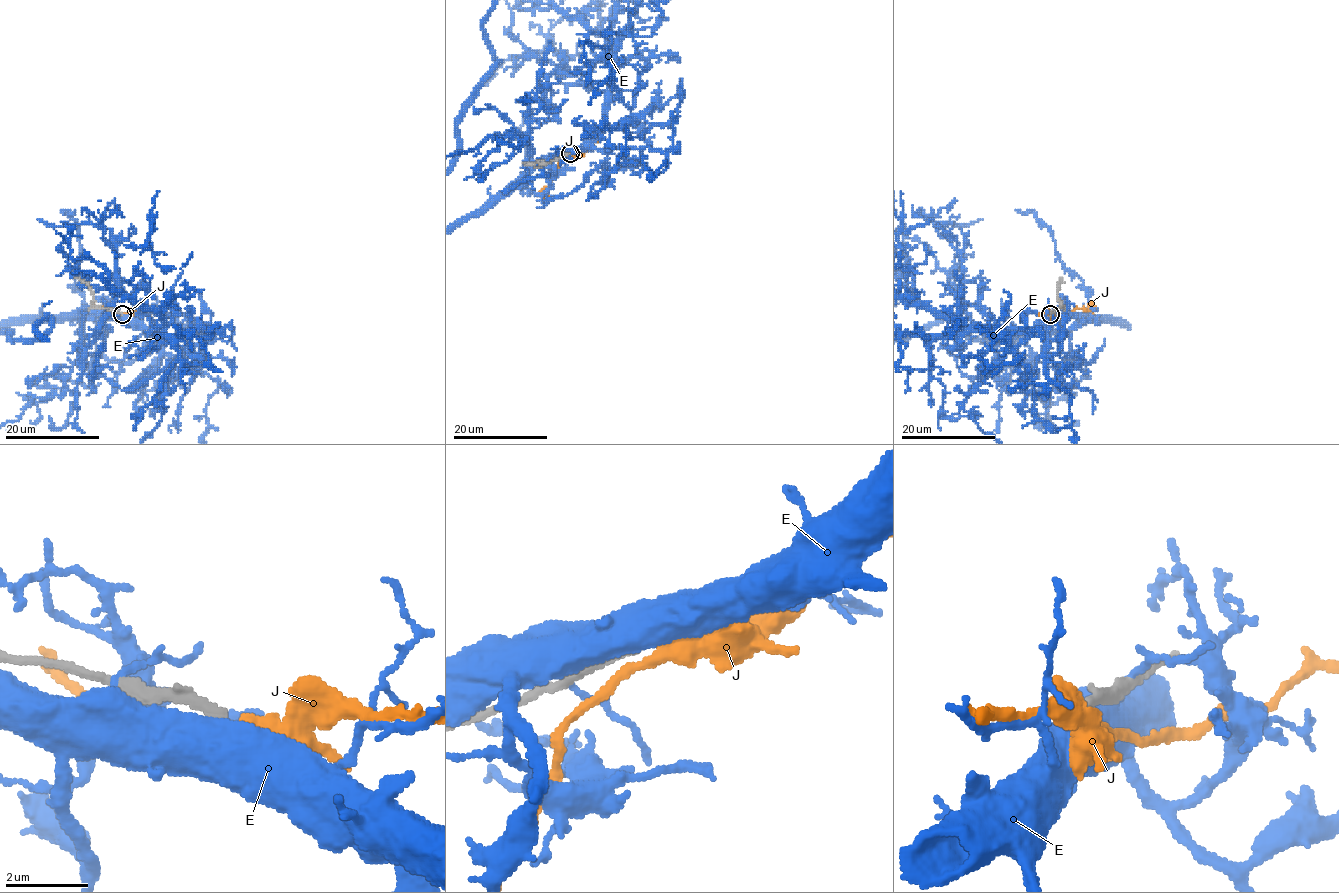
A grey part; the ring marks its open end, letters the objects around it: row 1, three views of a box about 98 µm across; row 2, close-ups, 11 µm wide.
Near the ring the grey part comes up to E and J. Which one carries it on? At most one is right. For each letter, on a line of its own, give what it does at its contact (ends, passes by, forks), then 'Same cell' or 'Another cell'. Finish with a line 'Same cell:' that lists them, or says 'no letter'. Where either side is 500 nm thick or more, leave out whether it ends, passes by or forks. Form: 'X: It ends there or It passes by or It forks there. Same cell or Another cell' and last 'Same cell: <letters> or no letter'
E: Another cell
J: Another cell
Same cell: no letter

